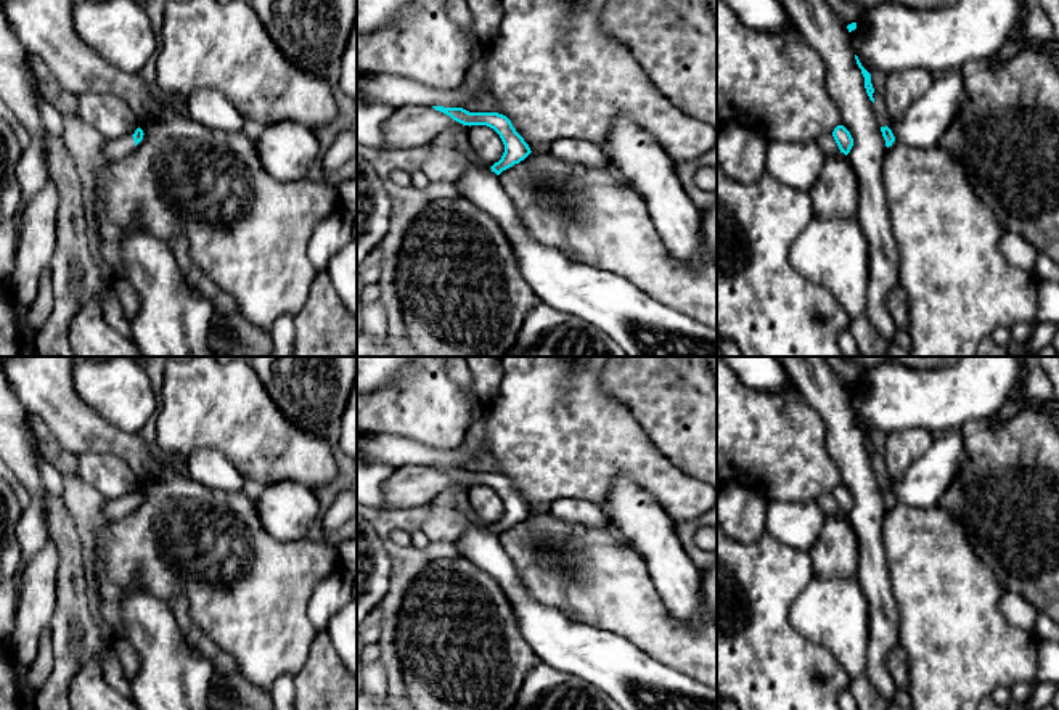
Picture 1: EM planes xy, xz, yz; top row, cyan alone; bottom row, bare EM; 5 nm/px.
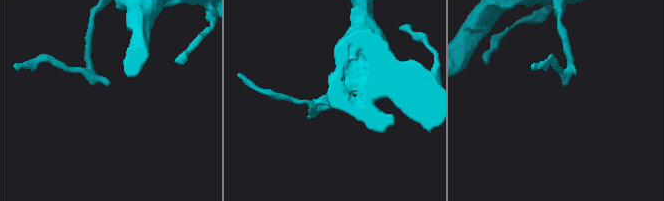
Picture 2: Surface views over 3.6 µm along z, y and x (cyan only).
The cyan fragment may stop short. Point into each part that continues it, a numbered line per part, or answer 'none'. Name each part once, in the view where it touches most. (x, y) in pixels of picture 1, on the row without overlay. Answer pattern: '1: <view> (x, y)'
1: xy (116, 510)

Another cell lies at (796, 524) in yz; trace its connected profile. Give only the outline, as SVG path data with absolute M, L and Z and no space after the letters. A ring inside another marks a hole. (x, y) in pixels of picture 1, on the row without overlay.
M775 501L767 506L767 530L781 543L810 551L816 543L826 514L818 501Z

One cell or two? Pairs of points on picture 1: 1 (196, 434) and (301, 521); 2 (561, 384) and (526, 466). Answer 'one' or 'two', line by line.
1: two
2: one

